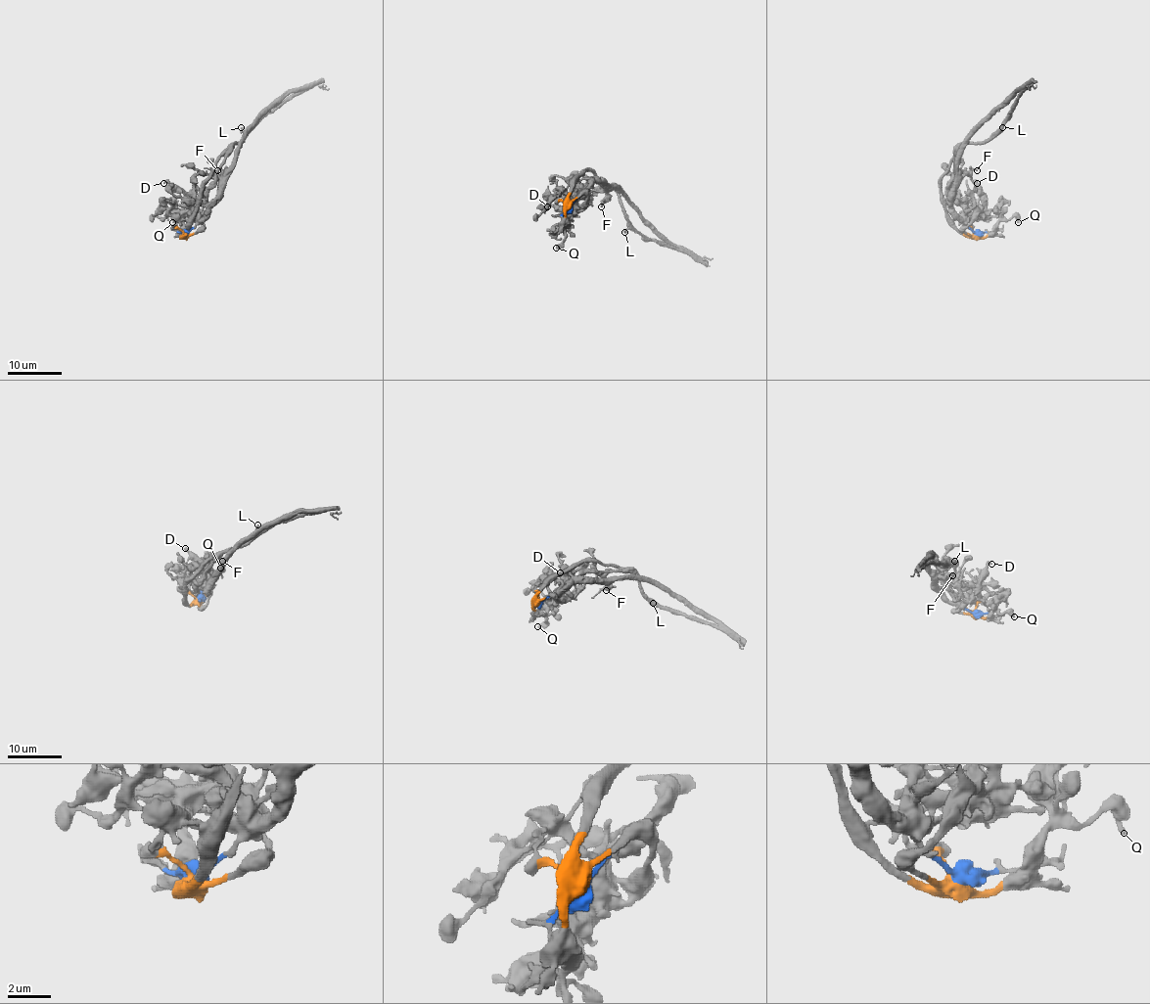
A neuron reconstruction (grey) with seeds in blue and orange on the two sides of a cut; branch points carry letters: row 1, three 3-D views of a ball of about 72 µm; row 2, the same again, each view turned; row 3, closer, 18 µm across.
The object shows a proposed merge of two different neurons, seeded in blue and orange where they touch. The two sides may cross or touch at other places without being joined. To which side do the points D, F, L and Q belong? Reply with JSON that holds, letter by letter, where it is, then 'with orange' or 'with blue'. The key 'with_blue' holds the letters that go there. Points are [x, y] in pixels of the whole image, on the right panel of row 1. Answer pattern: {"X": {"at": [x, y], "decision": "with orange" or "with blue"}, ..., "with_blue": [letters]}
{"D": {"at": [977, 183], "decision": "with blue"}, "F": {"at": [977, 170], "decision": "with blue"}, "L": {"at": [1002, 127], "decision": "with orange"}, "Q": {"at": [1018, 222], "decision": "with orange"}, "with_blue": ["D", "F"]}

